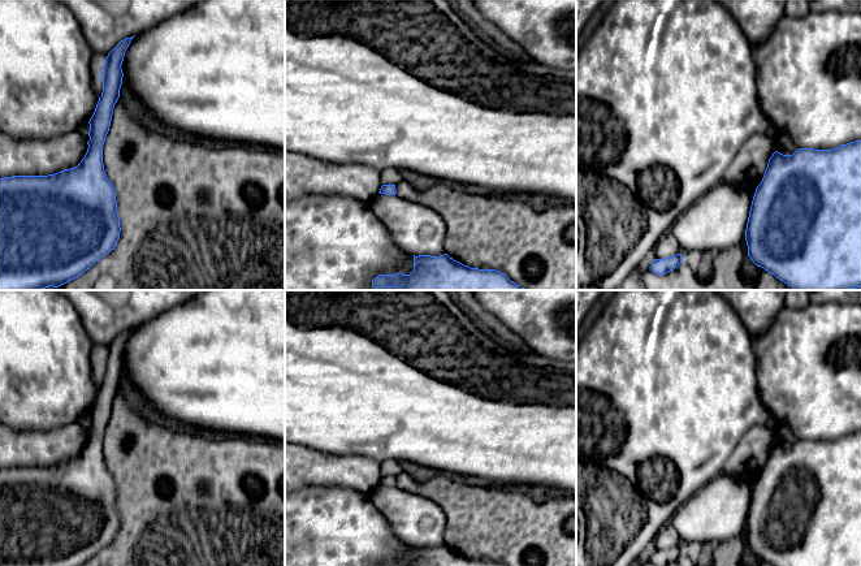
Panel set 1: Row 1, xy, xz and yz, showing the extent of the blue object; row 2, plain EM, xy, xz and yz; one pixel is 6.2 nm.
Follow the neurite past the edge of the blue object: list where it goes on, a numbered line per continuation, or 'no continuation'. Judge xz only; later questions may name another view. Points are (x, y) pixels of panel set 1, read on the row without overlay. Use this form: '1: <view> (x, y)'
no continuation

